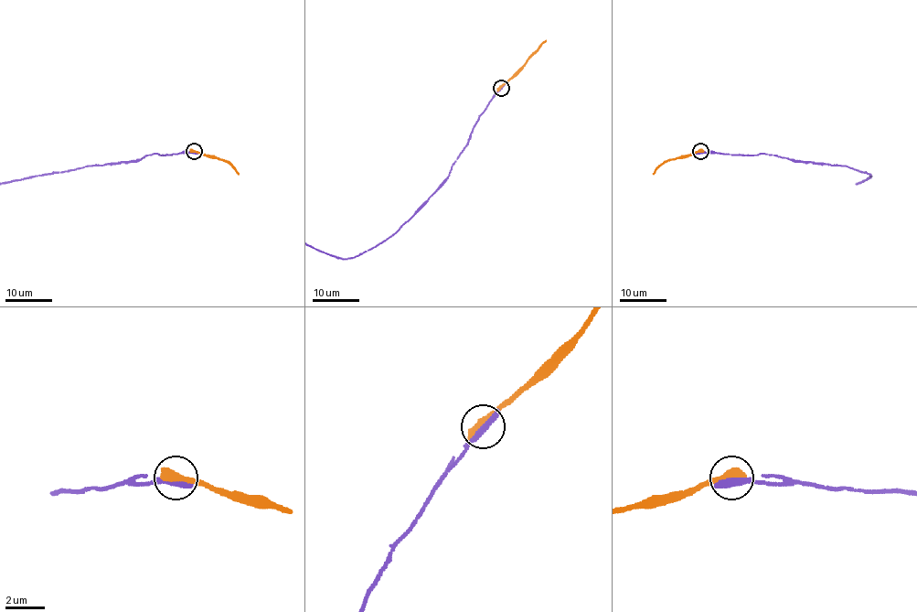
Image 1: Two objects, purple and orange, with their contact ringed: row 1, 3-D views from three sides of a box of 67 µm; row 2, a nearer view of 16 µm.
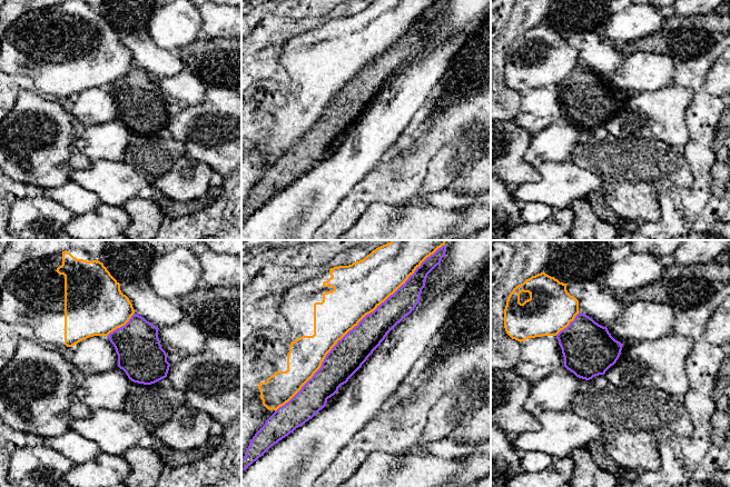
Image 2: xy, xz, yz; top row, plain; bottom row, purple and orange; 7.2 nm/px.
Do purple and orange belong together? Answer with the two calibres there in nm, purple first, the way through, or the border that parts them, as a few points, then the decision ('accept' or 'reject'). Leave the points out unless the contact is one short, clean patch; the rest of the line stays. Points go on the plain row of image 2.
calibres 240 and 340 nm; reject

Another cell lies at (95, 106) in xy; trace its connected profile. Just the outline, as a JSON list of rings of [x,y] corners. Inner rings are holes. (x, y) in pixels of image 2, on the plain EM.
[[[108,87],[89,88],[72,97],[68,108],[85,127],[118,118],[118,106]]]

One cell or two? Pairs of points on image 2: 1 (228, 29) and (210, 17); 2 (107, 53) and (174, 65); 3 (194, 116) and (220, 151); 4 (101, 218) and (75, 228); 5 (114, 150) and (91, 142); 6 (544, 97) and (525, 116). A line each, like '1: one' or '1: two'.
1: one
2: two
3: one
4: one
5: one
6: one

